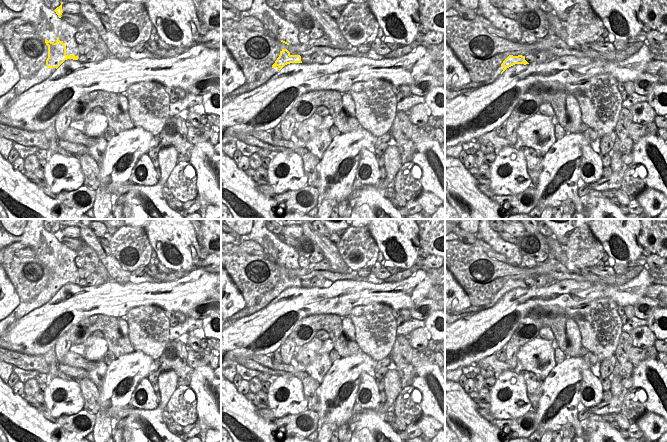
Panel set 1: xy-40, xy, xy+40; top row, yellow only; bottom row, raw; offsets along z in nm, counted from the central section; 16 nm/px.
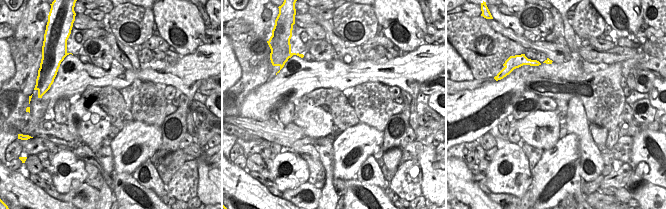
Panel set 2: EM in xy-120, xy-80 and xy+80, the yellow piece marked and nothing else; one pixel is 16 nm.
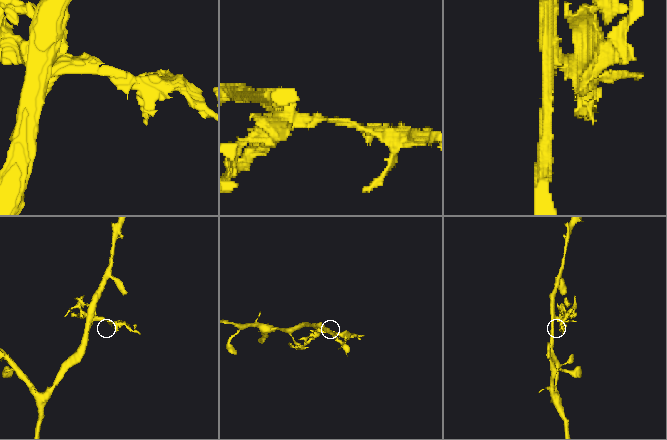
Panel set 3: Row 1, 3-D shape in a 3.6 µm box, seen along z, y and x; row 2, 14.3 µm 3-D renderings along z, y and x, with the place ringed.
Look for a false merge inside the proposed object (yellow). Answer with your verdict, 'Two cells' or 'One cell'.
Two cells.

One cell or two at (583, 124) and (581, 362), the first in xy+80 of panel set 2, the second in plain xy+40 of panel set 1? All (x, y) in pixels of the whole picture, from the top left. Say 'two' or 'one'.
two

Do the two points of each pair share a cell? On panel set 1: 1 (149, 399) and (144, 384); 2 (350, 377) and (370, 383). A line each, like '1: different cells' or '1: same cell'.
1: same cell
2: different cells

